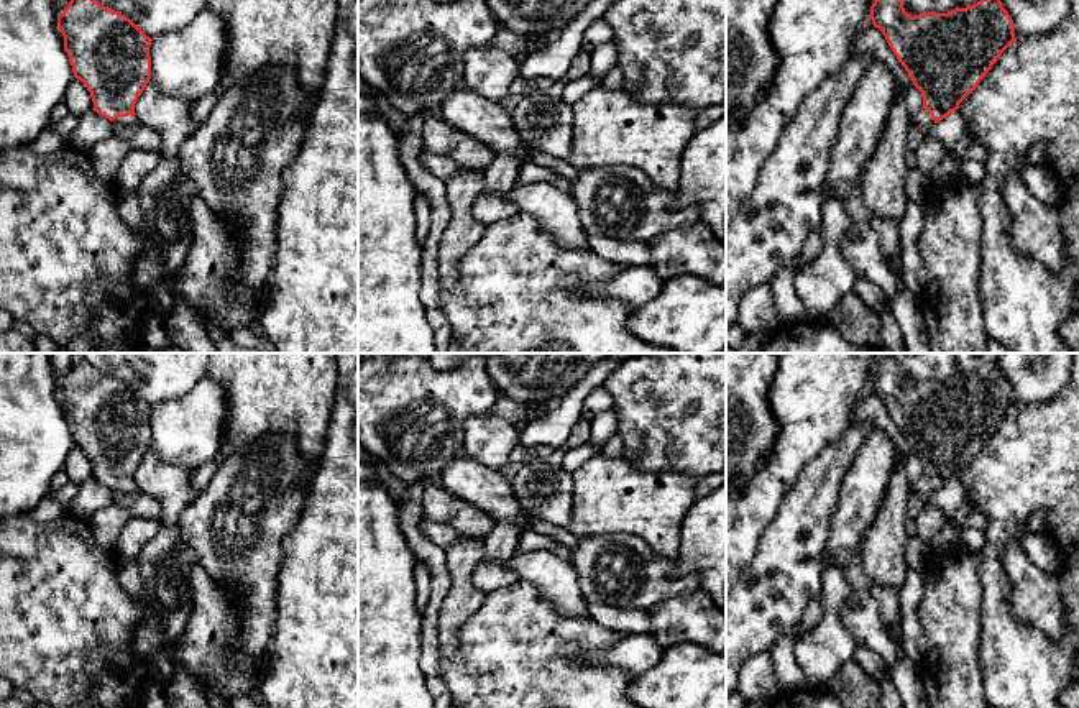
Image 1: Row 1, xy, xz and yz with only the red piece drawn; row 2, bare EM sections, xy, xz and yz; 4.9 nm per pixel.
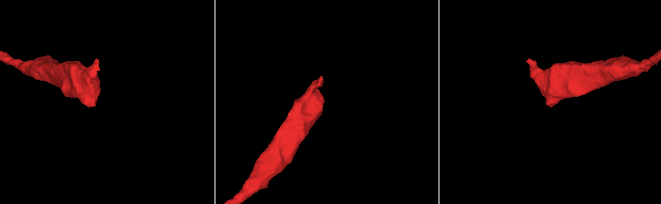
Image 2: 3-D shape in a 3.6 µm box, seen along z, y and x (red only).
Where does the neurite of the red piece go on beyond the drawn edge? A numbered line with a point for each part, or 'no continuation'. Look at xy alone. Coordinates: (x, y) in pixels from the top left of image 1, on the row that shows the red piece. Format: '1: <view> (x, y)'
1: xy (128, 120)

